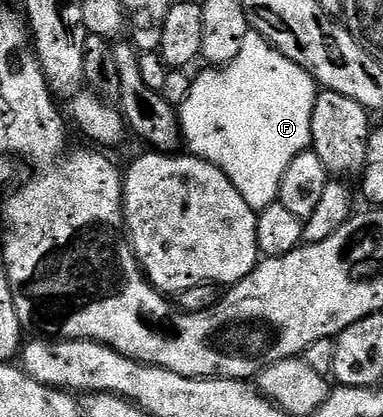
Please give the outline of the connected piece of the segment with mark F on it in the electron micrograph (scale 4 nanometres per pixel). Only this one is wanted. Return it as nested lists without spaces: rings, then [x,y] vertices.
[[[249,32],[245,42],[242,43],[242,49],[239,50],[238,56],[234,56],[234,60],[229,66],[204,68],[200,75],[195,75],[192,78],[190,96],[186,96],[186,100],[178,108],[183,145],[186,147],[187,153],[217,166],[230,180],[230,184],[234,184],[234,188],[238,188],[238,196],[242,196],[242,200],[246,200],[246,204],[250,204],[252,210],[259,212],[279,199],[280,181],[282,176],[286,176],[286,168],[290,168],[290,160],[294,160],[294,156],[298,156],[303,150],[311,147],[310,120],[314,112],[317,93],[316,81],[305,70],[298,68],[298,64],[294,64],[294,60],[286,60],[286,56],[282,56],[282,52],[274,49],[265,38]]]

